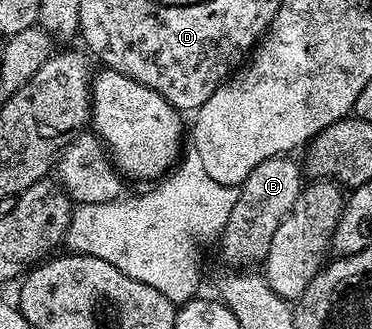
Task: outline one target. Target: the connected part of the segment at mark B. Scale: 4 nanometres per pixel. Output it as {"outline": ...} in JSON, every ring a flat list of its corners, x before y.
{"outline":[[279,157,265,159,248,173,248,177,238,187,238,200,228,216,220,236,222,243,222,259,231,263,231,268,246,269,254,262,265,260,268,245,272,245,272,236,284,217,296,205,296,197,300,197,304,186,304,171,293,163,293,158]]}

